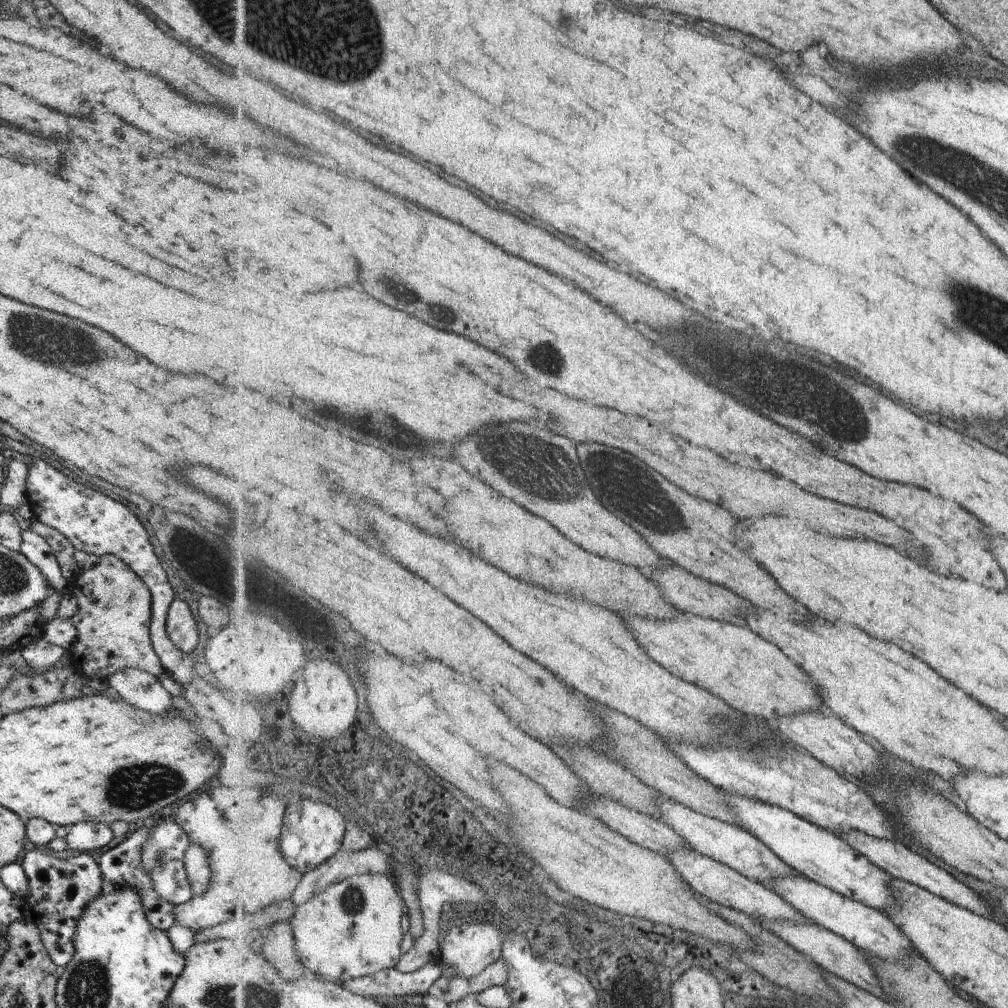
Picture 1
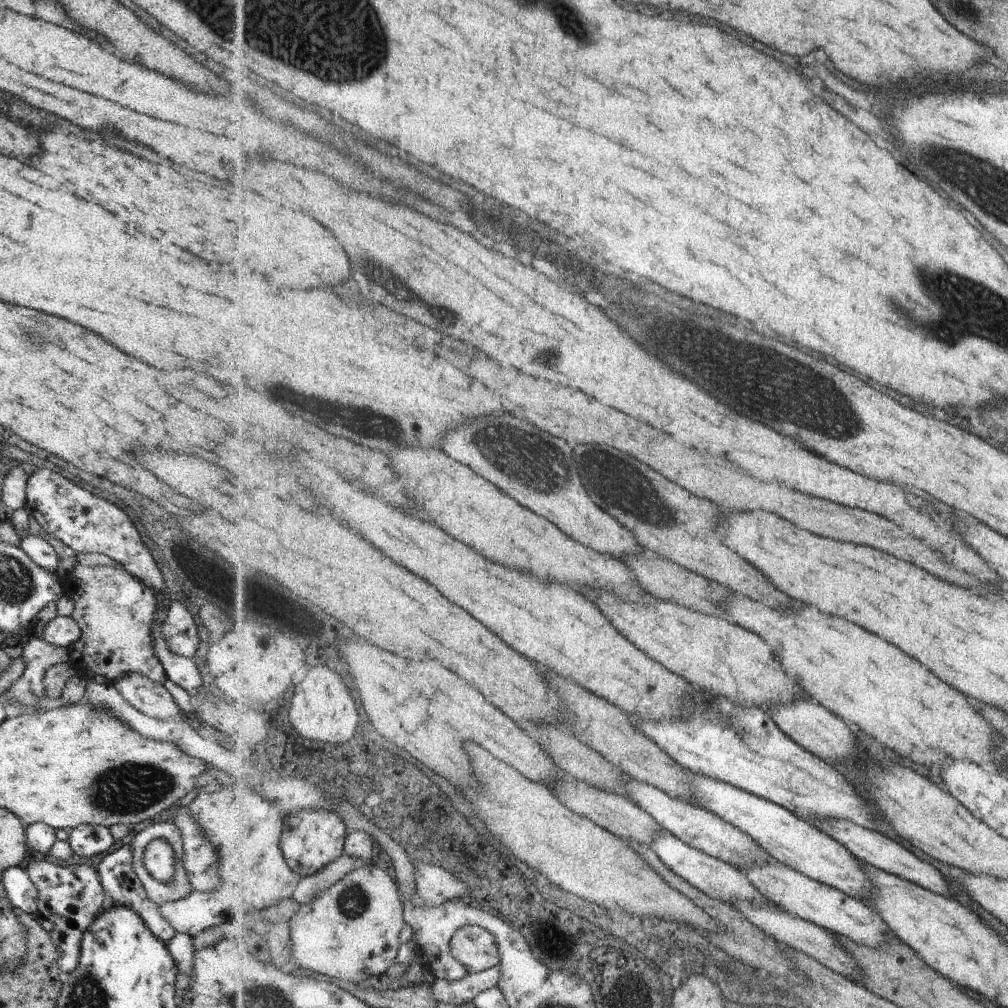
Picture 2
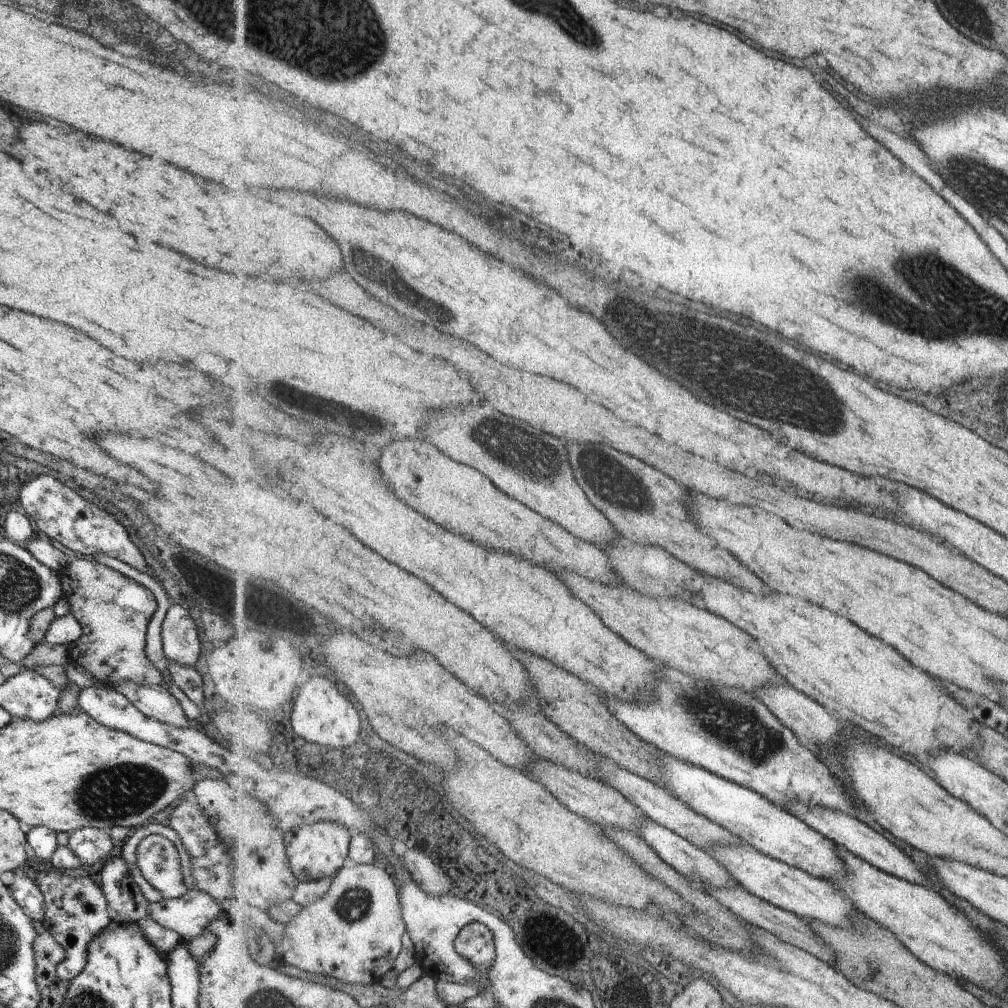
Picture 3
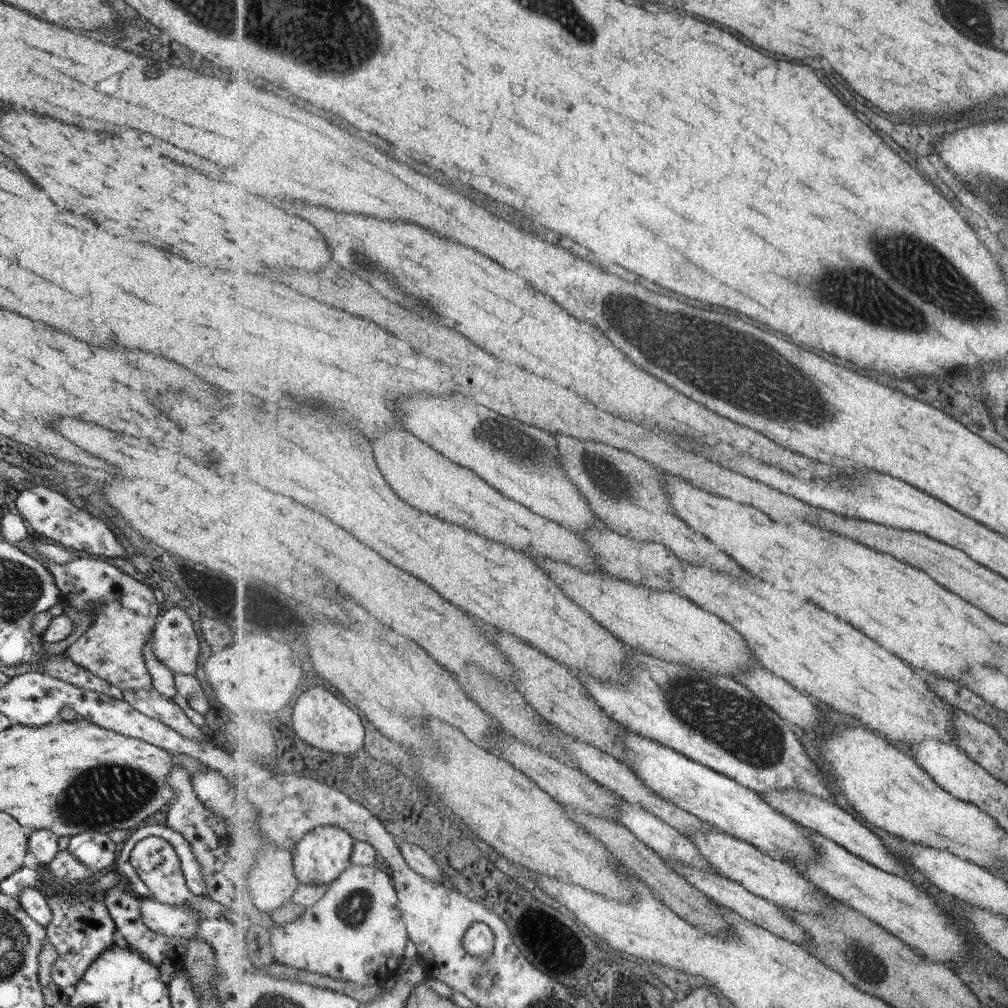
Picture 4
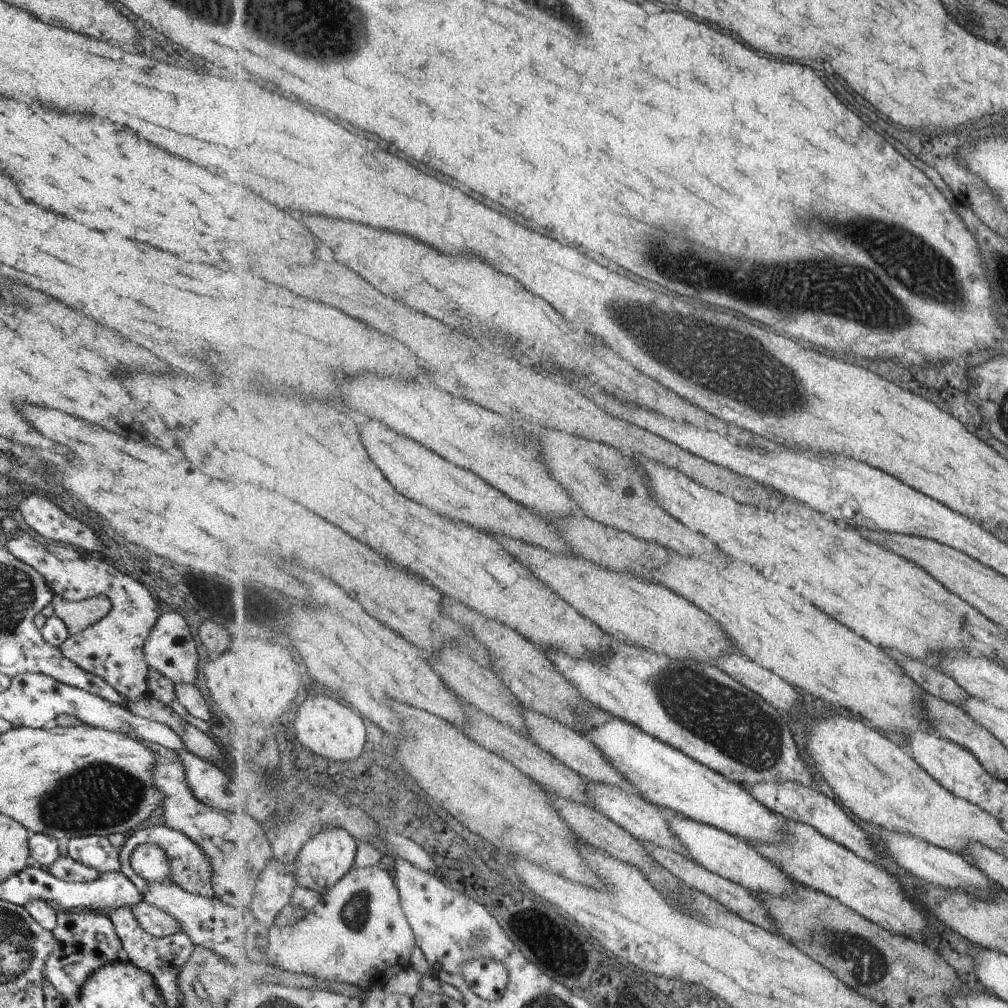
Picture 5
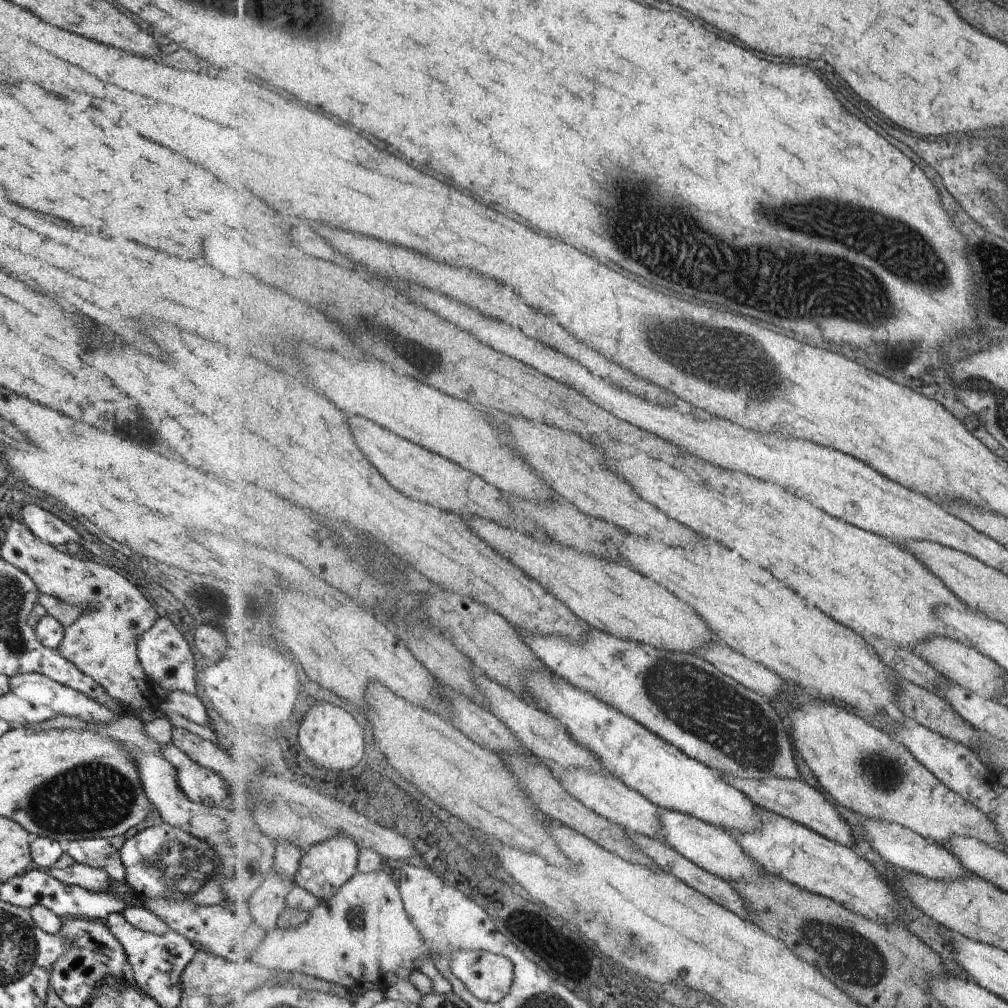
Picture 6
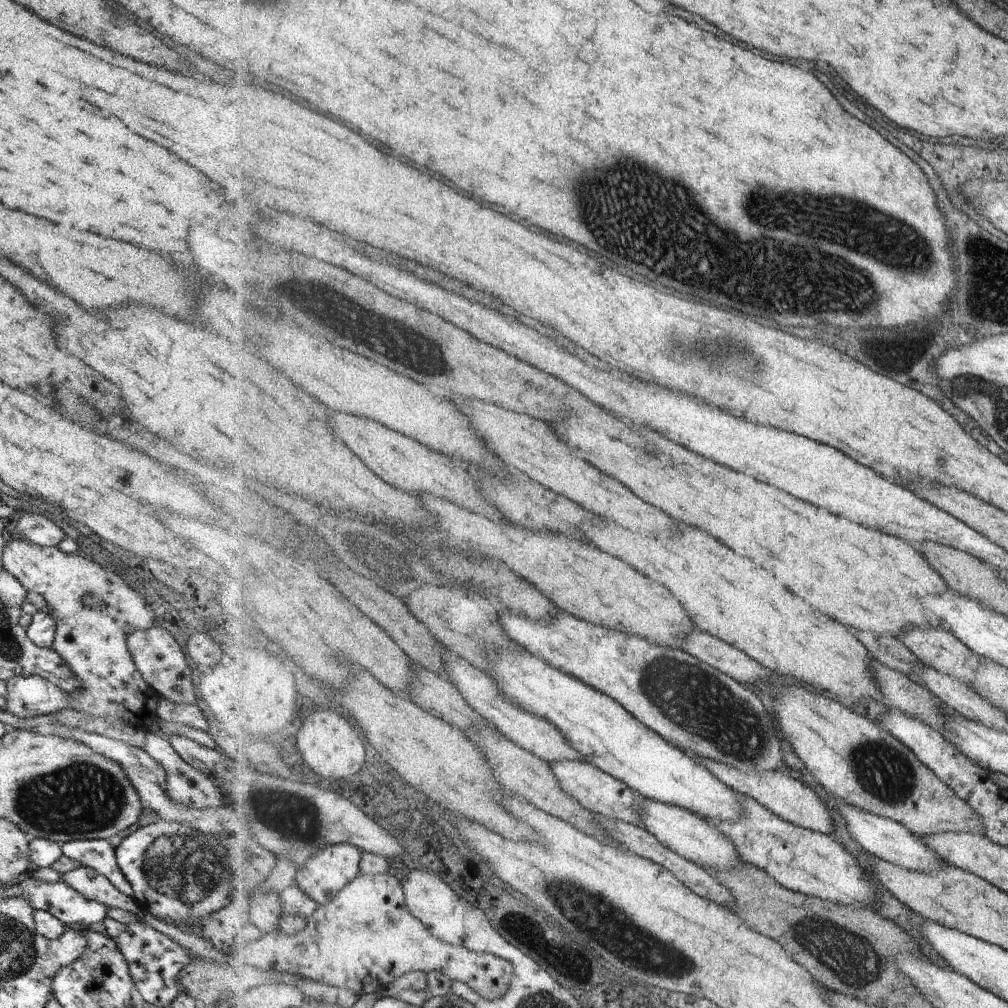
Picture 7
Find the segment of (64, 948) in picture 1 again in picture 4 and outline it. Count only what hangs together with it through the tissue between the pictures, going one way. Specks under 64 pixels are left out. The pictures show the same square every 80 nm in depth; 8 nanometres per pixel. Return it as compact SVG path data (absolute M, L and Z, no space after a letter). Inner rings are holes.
M53 893L46 899L47 906L49 907L51 918L44 926L46 932L46 940L54 946L56 953L55 962L50 968L53 982L60 988L64 995L70 996L74 990L74 984L78 982L81 975L87 970L87 967L103 952L107 947L113 944L114 924L107 912L104 902L101 900L93 899L95 896L73 896L63 893Z

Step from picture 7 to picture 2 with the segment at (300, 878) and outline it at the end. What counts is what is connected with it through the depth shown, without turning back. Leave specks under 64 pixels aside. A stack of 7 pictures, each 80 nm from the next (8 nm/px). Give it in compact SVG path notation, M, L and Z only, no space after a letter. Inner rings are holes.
M309 808L309 810L301 810L293 820L286 821L286 832L283 834L281 848L291 869L303 878L339 860L345 853L349 833L345 822L335 811Z

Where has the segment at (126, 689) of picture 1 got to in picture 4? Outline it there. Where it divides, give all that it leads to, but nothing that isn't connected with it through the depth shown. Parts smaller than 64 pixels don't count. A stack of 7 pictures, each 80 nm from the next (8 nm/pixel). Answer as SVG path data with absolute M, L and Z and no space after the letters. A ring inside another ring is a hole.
M153 687L147 690L121 691L122 699L137 712L162 722L175 732L190 739L211 739L206 729L196 727L173 699L159 694Z

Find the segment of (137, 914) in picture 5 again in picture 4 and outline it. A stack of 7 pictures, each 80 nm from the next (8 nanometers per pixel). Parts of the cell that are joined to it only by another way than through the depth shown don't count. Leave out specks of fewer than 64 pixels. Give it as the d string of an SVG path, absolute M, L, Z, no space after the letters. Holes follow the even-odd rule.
M140 898L139 912L142 923L163 936L193 939L198 931L198 918L187 907L168 905L153 898Z

